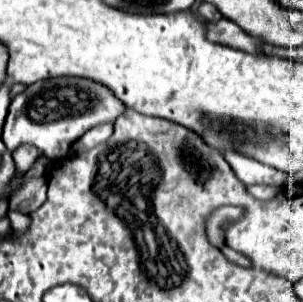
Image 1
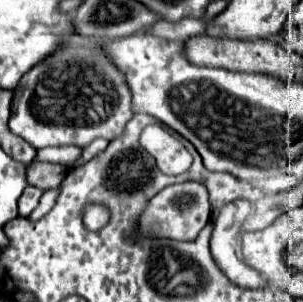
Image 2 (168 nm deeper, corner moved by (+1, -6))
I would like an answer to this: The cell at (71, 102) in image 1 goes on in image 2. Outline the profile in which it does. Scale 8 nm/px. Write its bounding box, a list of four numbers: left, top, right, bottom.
[9,38,133,148]

